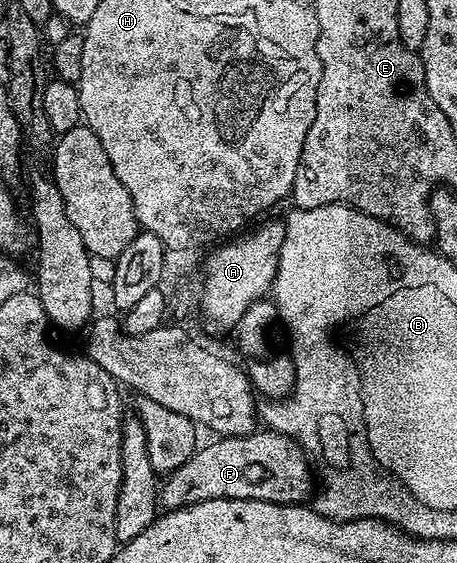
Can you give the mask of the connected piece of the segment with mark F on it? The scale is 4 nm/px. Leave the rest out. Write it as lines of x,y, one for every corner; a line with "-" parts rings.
258,429
252,435
227,435
212,441
214,442
208,445
203,444
180,469
165,478
159,488
159,502
165,510
178,510
184,506
198,504
200,501
220,499
302,505
311,498
316,487
312,478
311,460
287,435
269,429

